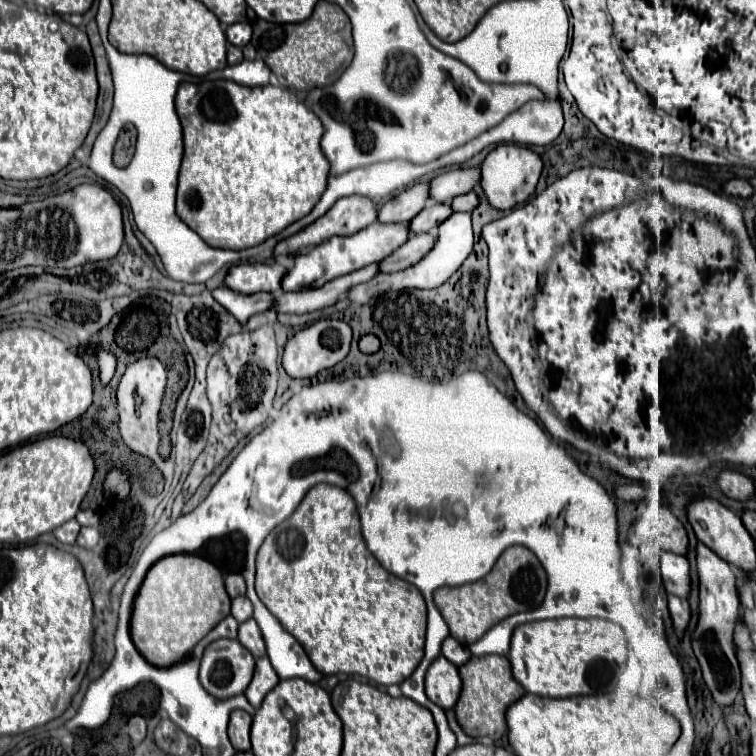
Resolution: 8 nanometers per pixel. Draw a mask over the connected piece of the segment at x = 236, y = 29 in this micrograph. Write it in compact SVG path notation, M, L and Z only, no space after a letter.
M233 23L233 25L227 27L225 35L227 35L227 41L229 41L231 45L243 47L243 45L247 45L249 39L251 39L251 25L249 25L249 23Z

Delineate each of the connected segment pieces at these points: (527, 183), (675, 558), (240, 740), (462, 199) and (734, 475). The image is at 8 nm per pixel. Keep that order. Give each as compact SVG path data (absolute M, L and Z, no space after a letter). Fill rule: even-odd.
M499 145L499 147L495 147L485 157L485 161L481 165L481 187L487 195L487 201L491 205L495 205L495 209L503 209L503 211L525 203L537 187L541 169L543 169L541 157L527 147L519 147L519 145Z
M661 551L659 553L659 565L661 565L661 577L665 583L665 589L677 597L689 595L689 563L683 555L677 555L673 551Z
M233 711L229 719L229 739L235 751L249 751L249 727L251 727L251 715L245 711Z
M471 191L471 193L465 193L465 195L457 195L453 201L451 201L451 209L453 211L473 211L477 205L477 195Z
M723 469L719 475L717 475L717 481L719 481L719 487L721 491L731 497L731 499L739 499L739 501L745 501L749 497L753 497L753 481L749 477L745 477L743 473L739 471L731 471L731 469Z

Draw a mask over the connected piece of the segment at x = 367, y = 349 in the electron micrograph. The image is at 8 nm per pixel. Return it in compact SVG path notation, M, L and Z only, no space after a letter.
M363 335L361 339L359 339L359 349L363 351L363 353L375 353L377 349L379 349L379 339L375 337L375 335Z

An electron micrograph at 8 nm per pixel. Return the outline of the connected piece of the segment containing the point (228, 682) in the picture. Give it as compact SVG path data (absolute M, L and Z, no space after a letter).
M217 639L203 653L199 681L213 697L229 699L247 689L253 669L253 655L237 639Z

